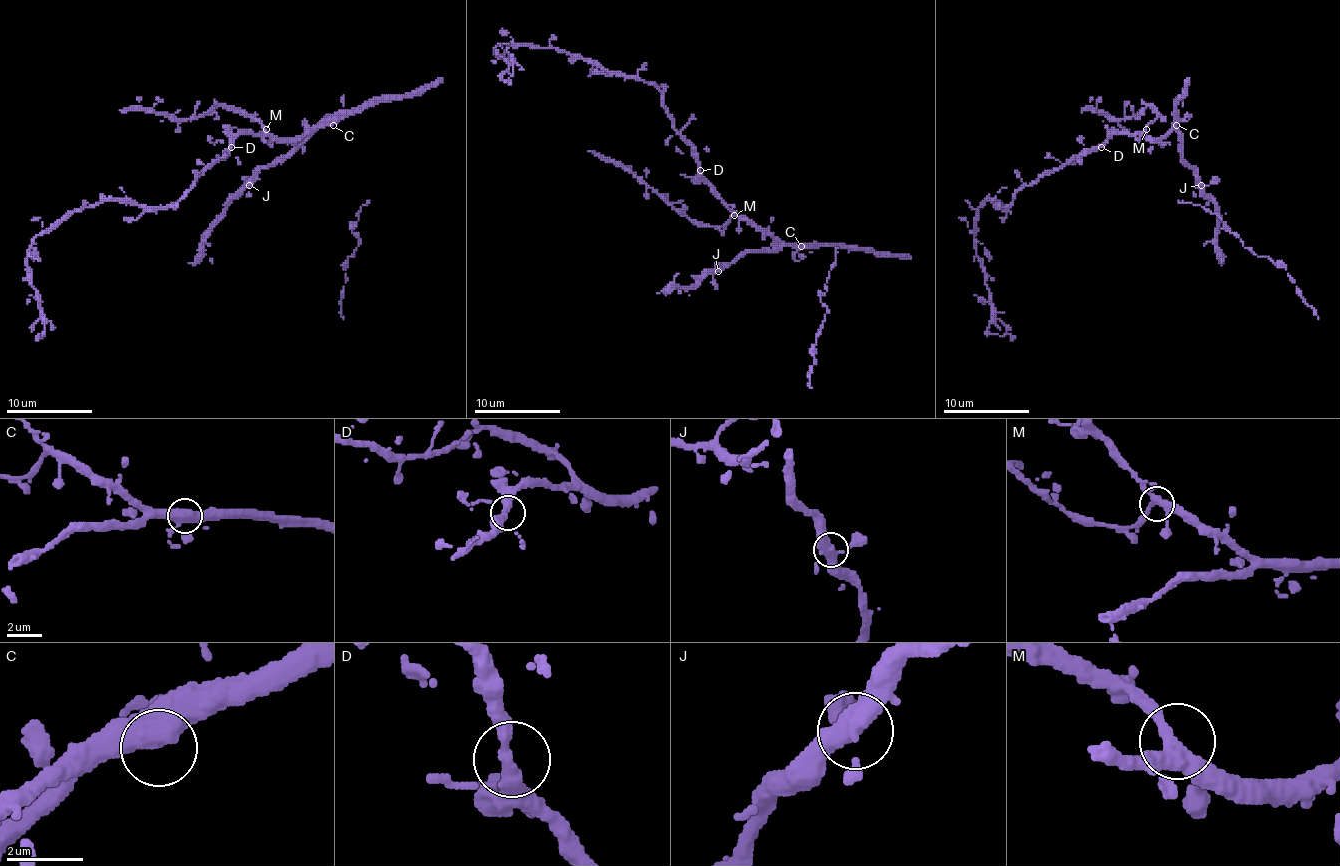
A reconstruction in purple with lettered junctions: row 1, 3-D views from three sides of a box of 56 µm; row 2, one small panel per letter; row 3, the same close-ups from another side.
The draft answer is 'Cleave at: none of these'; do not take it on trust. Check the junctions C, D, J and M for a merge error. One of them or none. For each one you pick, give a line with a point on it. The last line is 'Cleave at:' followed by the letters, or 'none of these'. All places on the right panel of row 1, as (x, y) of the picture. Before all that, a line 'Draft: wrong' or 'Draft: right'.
Draft: right
Cleave at: none of these

